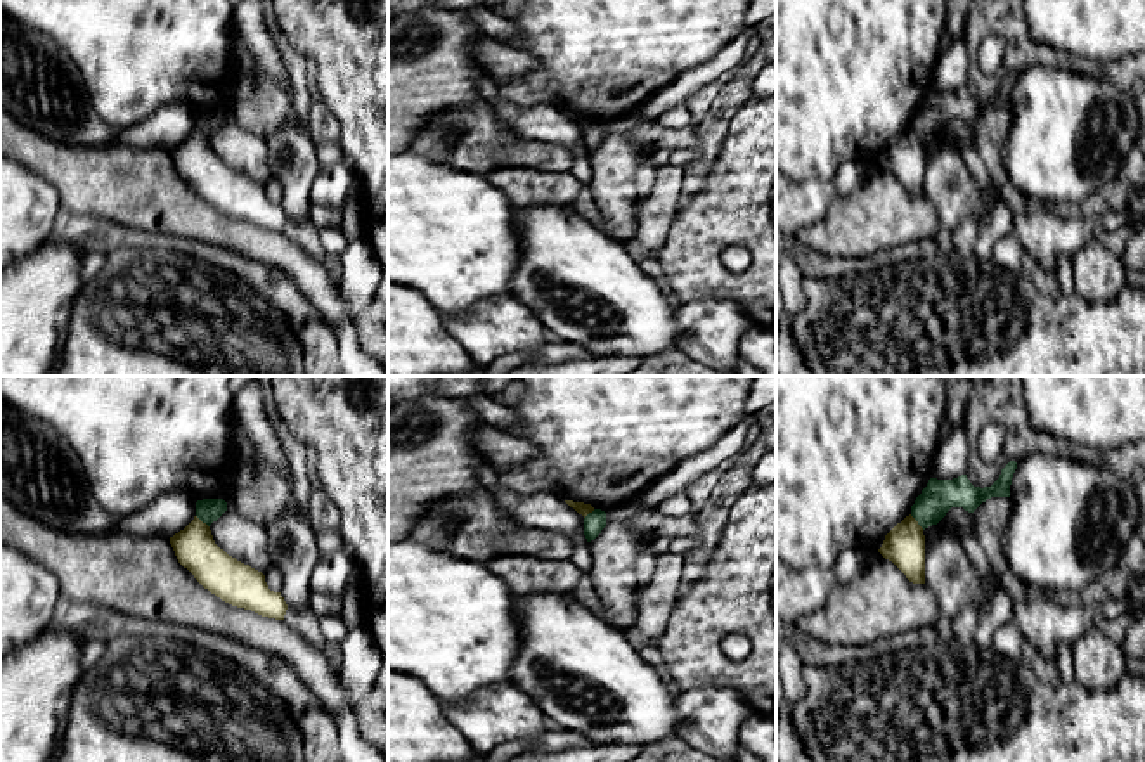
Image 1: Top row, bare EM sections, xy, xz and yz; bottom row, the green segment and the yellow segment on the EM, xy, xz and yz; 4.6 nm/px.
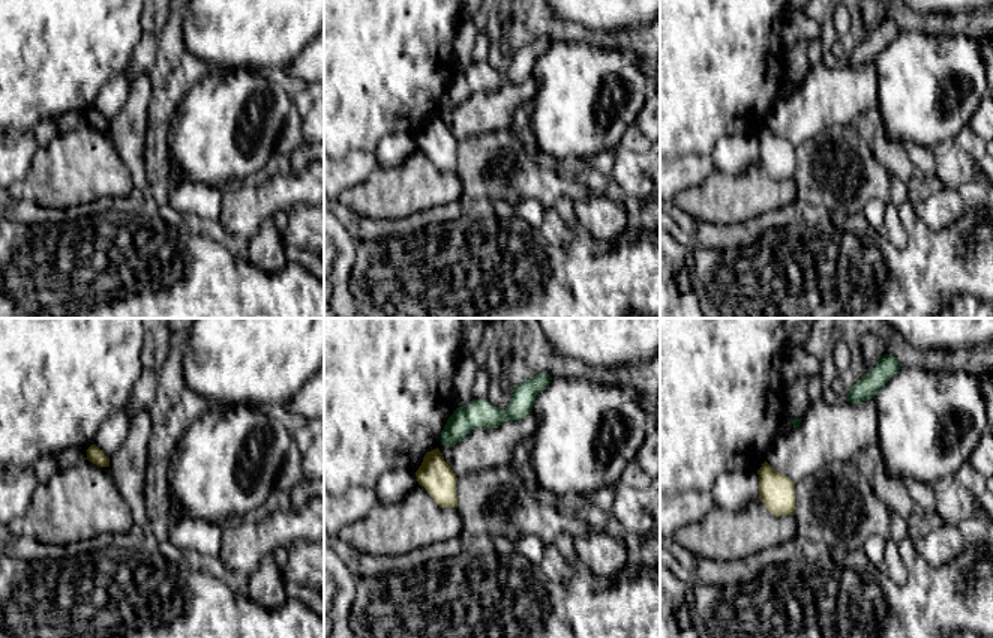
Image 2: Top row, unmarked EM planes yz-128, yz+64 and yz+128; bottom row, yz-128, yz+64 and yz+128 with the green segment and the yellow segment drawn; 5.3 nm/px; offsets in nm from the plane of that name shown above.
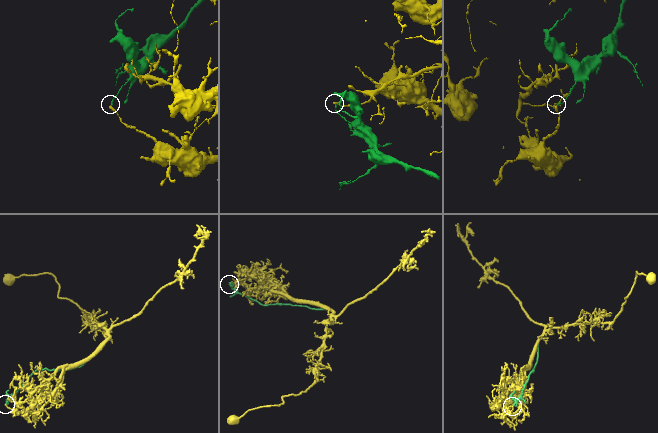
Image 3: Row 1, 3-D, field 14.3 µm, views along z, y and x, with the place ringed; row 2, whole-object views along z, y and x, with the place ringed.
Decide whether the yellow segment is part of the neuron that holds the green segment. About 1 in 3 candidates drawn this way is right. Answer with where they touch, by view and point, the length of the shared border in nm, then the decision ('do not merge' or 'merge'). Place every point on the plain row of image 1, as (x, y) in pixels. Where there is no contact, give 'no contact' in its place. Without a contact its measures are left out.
yz (917, 132) | 100 nm | do not merge

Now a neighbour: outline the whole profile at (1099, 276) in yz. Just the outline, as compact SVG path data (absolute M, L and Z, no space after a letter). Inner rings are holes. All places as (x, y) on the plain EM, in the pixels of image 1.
M1091 237L1071 260L1074 287L1088 301L1116 301L1129 282L1121 256Z

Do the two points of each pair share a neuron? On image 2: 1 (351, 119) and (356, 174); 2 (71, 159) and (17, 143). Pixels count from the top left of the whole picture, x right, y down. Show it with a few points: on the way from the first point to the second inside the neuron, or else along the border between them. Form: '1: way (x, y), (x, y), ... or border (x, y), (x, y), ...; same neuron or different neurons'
1: border (374, 150), (348, 150), (339, 158); different neurons
2: border (38, 146), (29, 173), (18, 180); different neurons

